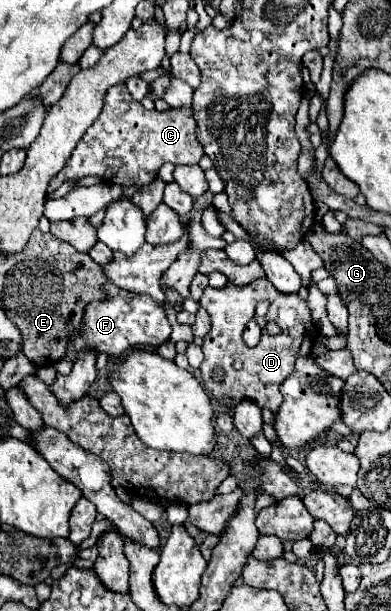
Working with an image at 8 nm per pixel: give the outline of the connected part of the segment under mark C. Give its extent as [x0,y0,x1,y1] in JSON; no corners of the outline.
[48,84,204,192]

